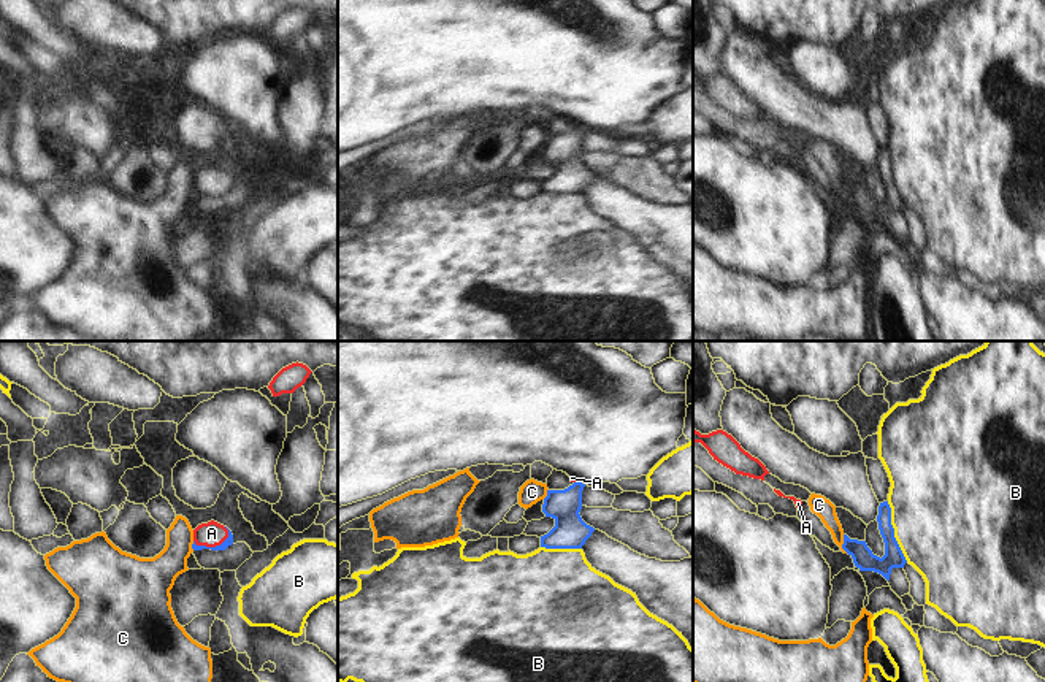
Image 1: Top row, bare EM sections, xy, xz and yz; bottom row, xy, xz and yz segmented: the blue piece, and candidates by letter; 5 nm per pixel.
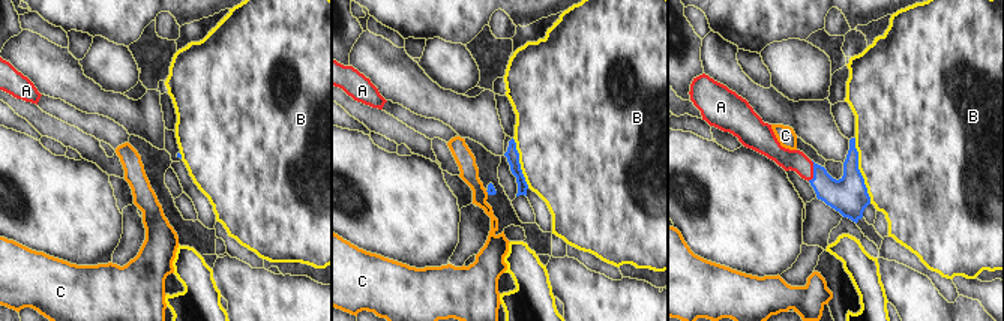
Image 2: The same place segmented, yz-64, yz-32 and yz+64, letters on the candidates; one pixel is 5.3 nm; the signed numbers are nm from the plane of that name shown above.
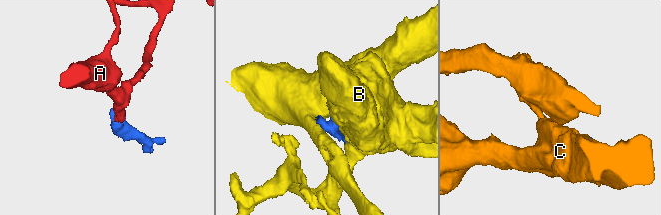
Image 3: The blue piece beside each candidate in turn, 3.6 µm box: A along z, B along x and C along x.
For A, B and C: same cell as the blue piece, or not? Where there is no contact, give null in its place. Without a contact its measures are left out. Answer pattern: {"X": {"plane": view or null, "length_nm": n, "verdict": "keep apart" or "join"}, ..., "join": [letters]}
{"A": {"plane": "xy", "length_nm": 200, "verdict": "join"}, "B": {"plane": "yz", "length_nm": 320, "verdict": "keep apart"}, "C": {"plane": "yz", "length_nm": 100, "verdict": "keep apart"}, "join": ["A"]}

